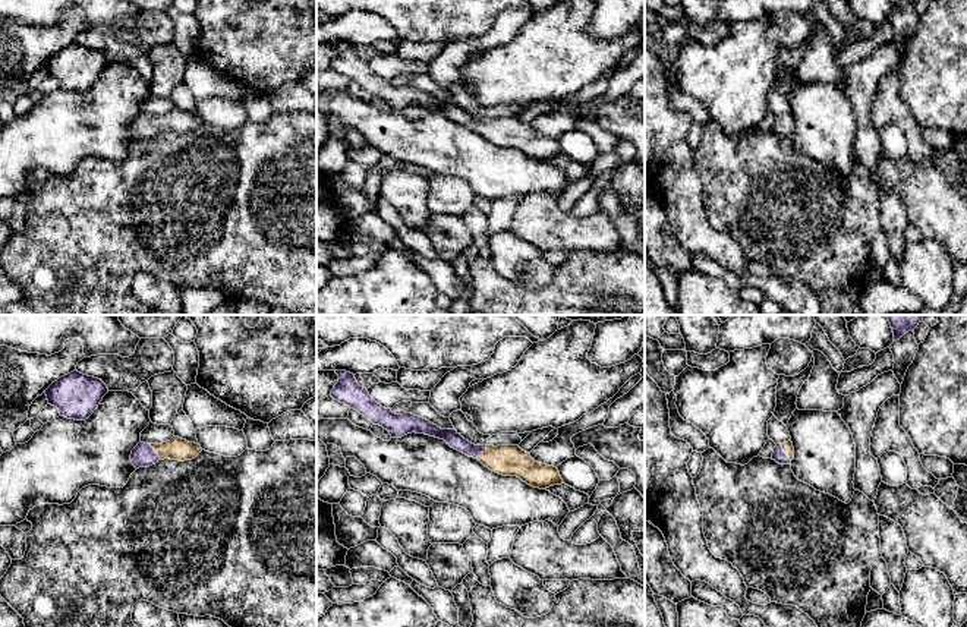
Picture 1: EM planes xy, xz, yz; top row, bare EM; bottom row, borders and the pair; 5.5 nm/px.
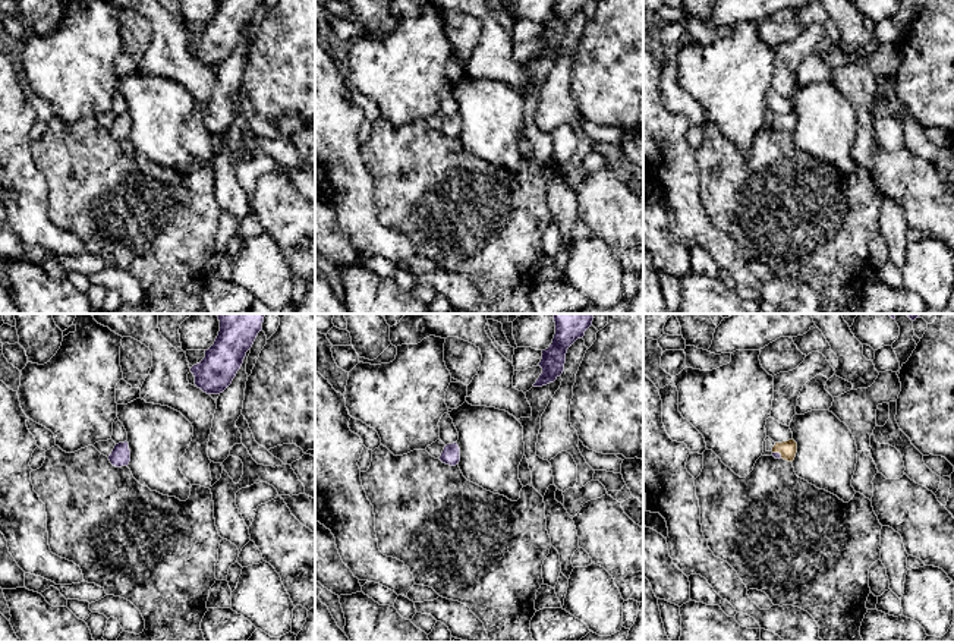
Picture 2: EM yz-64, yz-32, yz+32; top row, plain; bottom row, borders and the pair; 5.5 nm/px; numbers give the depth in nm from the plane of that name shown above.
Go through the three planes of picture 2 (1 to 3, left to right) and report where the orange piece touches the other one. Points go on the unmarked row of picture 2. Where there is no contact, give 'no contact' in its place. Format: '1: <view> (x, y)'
1: no contact
2: no contact
3: yz+32 (778, 125)

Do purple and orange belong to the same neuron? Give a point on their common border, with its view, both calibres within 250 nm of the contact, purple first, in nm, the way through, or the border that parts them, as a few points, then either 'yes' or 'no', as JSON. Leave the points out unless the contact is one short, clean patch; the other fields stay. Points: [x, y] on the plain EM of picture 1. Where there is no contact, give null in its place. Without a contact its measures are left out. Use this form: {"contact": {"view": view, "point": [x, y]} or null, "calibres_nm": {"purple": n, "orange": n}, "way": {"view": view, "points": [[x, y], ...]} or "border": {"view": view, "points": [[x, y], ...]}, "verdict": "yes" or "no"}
{"contact": {"view": "yz", "point": [784, 125]}, "calibres_nm": {"purple": 70, "orange": 60}, "way": {"view": "yz", "points": [[778, 126], [784, 125], [787, 119]]}, "verdict": "yes"}

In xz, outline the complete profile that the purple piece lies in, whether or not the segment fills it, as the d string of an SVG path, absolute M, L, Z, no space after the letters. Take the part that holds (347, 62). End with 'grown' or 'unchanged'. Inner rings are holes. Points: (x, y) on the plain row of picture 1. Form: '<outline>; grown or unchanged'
M336 42L336 45L338 47L338 54L330 67L350 81L357 82L374 97L387 101L391 110L401 110L412 104L425 105L444 111L451 120L478 130L492 144L503 148L517 148L533 160L545 161L564 155L557 139L535 133L519 117L475 117L464 111L456 101L441 101L412 85L396 86L391 81L378 76L369 67L368 62L357 56L353 45L346 42Z; grown

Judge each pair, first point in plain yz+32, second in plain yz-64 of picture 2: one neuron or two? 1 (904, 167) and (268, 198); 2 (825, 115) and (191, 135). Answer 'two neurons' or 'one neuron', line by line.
1: one neuron
2: two neurons

